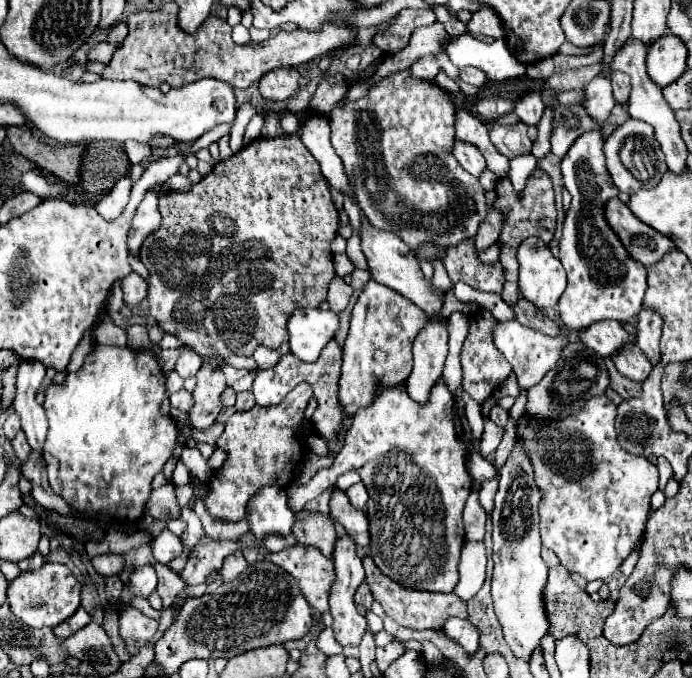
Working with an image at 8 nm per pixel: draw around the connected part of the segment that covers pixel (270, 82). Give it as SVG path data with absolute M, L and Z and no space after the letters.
M277 68L259 80L259 92L265 100L287 100L299 88L297 68Z

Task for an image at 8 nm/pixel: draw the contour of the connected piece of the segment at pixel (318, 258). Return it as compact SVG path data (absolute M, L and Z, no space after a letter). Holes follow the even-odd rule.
M297 134L287 138L257 138L229 160L219 162L191 190L163 196L159 200L159 212L163 216L161 228L153 232L141 248L141 262L151 274L147 294L149 312L165 334L177 336L179 342L191 346L205 358L197 372L195 404L187 412L189 422L201 430L209 428L223 408L221 394L227 386L217 364L219 358L229 354L251 356L259 344L279 348L289 340L287 320L295 308L319 308L327 298L329 282L335 276L329 242L337 234L339 214L319 162ZM237 324L241 332L233 334ZM227 336L239 338L239 344L227 344Z

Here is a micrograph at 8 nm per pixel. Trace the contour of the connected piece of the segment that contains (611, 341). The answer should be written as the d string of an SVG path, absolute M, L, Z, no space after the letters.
M601 320L597 324L591 324L579 330L579 338L587 348L599 352L601 356L611 356L613 352L623 348L623 344L627 344L629 340L635 340L615 320Z

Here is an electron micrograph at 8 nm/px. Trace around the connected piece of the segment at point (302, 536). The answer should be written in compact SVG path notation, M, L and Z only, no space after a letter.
M307 510L299 512L299 524L295 524L295 538L299 544L315 546L323 552L323 556L331 558L337 542L337 532L333 520L325 514L311 514Z

